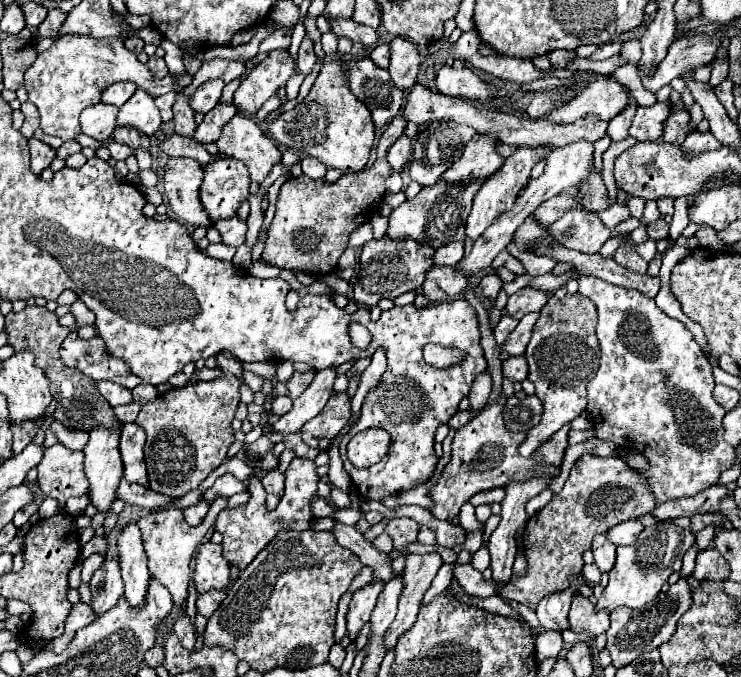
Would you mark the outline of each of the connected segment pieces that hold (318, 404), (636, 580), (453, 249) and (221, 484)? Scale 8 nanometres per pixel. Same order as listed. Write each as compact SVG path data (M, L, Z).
M326 368L316 372L314 382L304 390L304 394L300 398L294 400L294 406L288 414L280 416L274 424L272 430L278 434L292 434L292 432L300 432L300 428L312 420L314 416L318 416L324 408L324 404L328 402L330 394L332 394L332 386L334 386L334 378L336 378L336 370L334 368Z
M674 518L656 522L654 526L644 528L632 546L618 546L618 558L614 568L608 572L610 582L602 592L602 598L596 602L596 610L608 610L626 606L642 608L650 604L668 582L668 578L682 568L684 552L694 544L694 534L690 532L690 518Z
M452 242L434 252L434 264L438 266L456 266L464 256L464 242Z
M224 474L224 476L220 476L216 482L214 482L214 486L210 488L210 490L206 490L204 492L204 500L206 502L210 502L210 500L214 500L214 498L218 498L218 496L232 496L232 494L238 494L238 492L244 492L244 484L240 482L240 480L236 480L234 478L234 474Z

